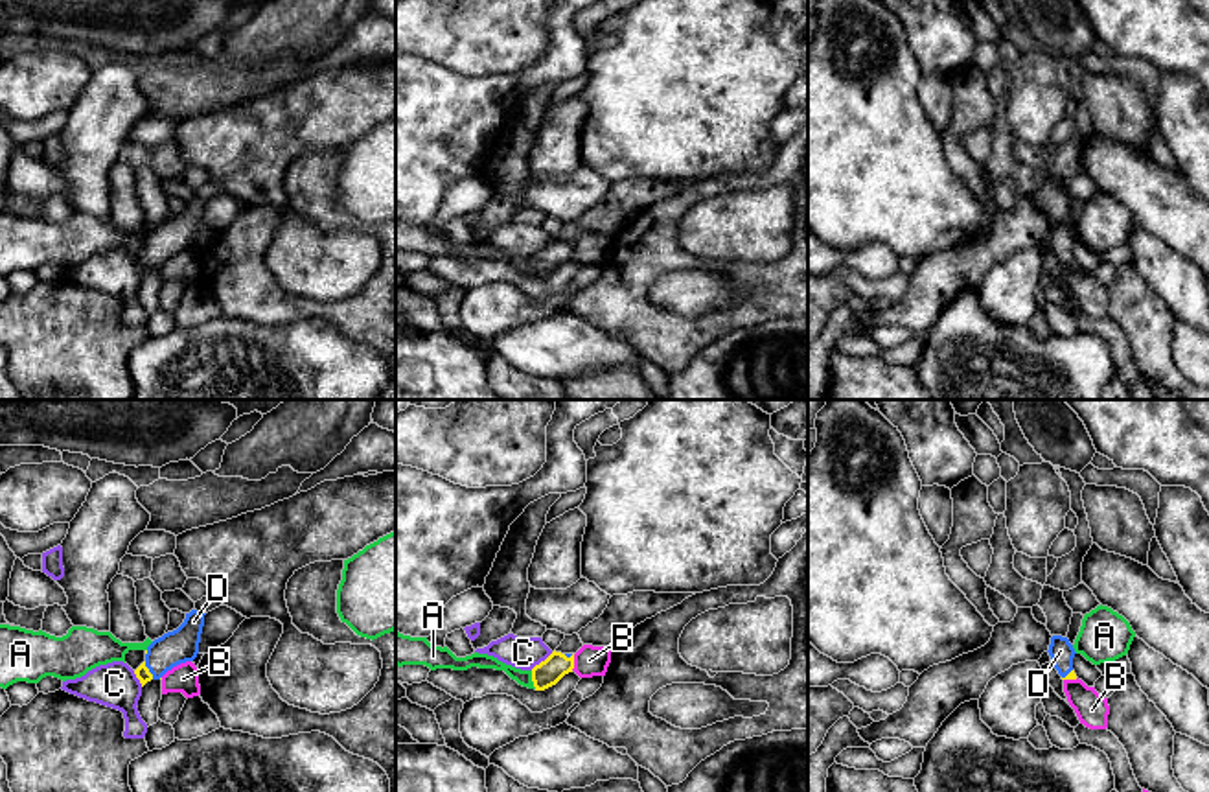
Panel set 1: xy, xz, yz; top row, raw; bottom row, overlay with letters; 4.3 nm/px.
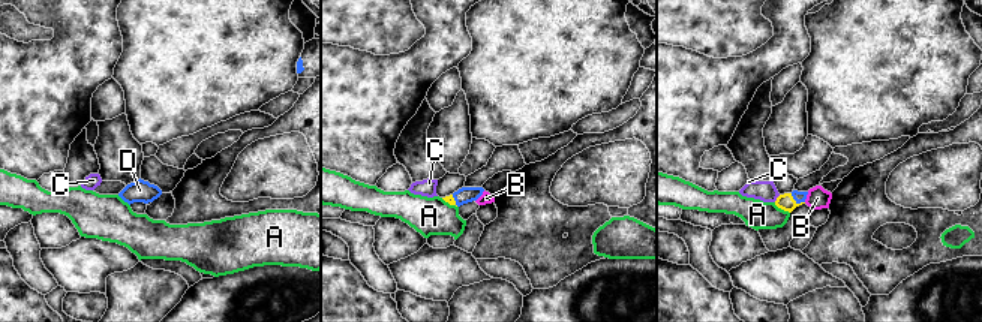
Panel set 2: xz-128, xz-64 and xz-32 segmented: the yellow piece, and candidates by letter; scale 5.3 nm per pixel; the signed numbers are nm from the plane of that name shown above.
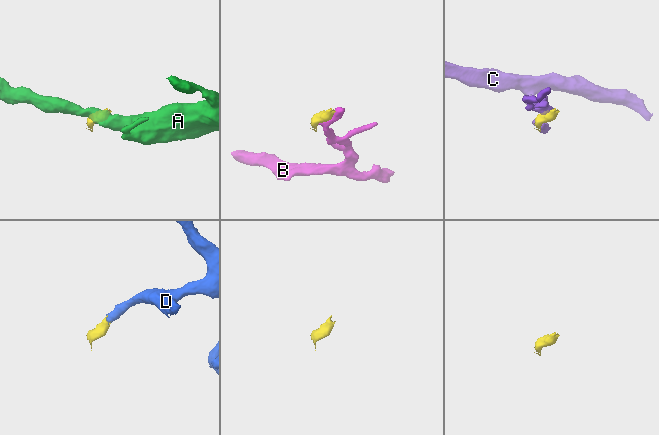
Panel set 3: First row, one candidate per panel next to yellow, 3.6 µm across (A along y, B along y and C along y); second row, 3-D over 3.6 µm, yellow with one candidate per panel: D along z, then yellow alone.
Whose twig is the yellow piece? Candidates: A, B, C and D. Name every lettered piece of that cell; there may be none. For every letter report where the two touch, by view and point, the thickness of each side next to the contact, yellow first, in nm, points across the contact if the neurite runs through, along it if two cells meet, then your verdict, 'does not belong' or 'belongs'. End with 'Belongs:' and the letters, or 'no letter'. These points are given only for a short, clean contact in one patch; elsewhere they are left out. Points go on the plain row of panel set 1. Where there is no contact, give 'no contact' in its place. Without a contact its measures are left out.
A: meets yellow in xz at (532, 267); 120 nm thick on the yellow side, 70 nm on the other; border along xz (530, 258), (530, 267), (536, 275); does not belong
B: meets yellow in xz at (573, 249); 120 nm thick on the yellow side, 130 nm on the other; border along xz (575, 242), (571, 256); does not belong
C: meets yellow in xz at (541, 249); 120 nm thick on the yellow side, 140 nm on the other; does not belong
D: meets yellow in xy at (148, 258); 70 nm thick on the yellow side, 150 nm on the other; runs through xy (142, 260), (148, 258), (168, 238), (181, 232); belongs
Belongs: D

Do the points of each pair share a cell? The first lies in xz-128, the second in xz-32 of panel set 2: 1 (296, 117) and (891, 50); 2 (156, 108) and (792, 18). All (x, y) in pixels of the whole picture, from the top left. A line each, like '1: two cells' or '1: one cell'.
1: two cells
2: two cells

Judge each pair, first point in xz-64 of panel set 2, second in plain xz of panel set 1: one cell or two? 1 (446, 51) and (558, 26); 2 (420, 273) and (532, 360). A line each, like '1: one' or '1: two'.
1: one
2: one

